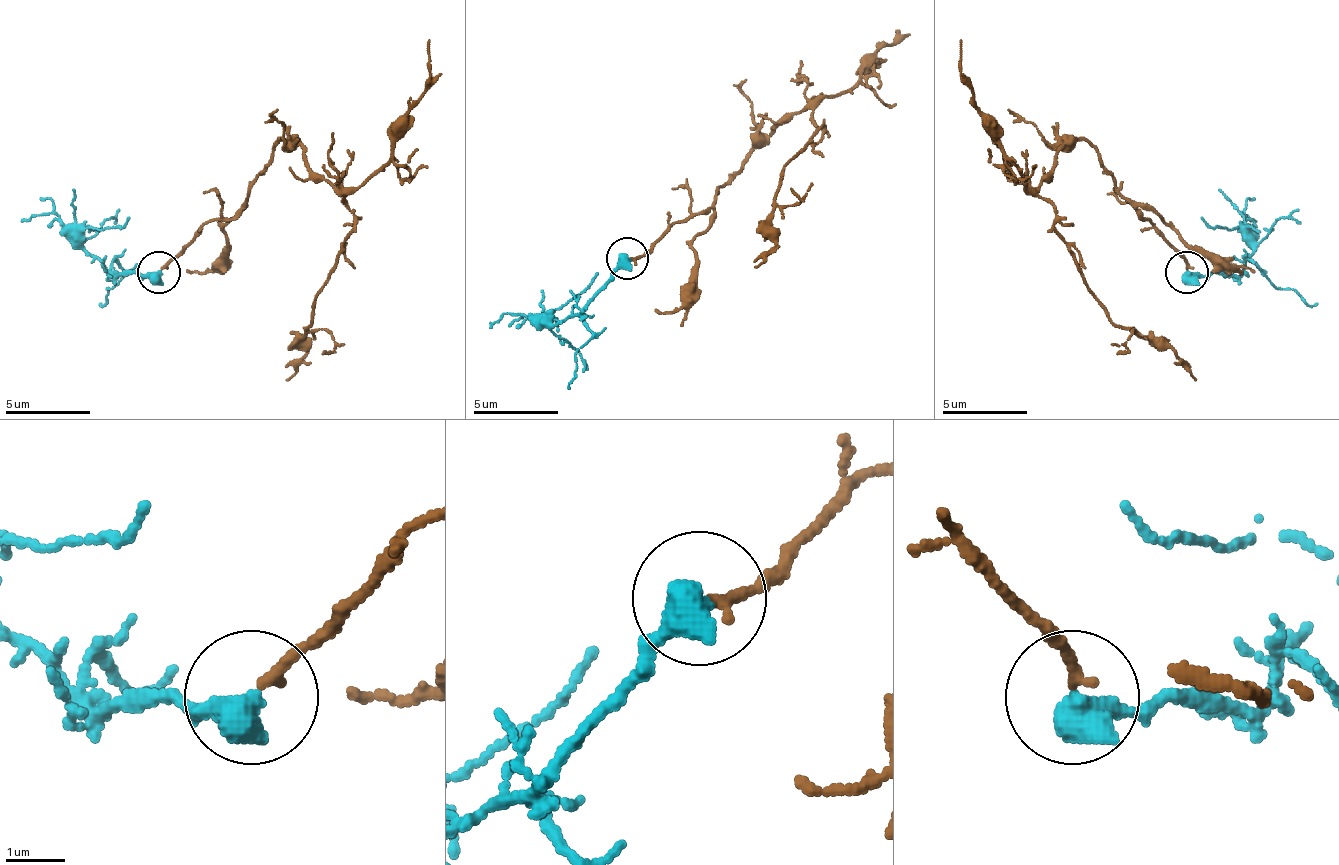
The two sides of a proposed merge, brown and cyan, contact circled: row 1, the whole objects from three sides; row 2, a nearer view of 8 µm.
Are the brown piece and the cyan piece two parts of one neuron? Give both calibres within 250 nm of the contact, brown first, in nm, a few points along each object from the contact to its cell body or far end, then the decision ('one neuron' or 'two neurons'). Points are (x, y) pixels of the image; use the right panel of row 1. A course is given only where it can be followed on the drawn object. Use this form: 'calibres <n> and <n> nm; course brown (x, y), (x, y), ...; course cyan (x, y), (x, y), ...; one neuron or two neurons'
calibres 190 and 650 nm; course brown (1186, 269), (1084, 142), (1071, 142), (1038, 188), (1055, 210), (1055, 231), (1105, 315), (1156, 336), (1194, 379); course cyan (1186, 273), (1240, 273), (1249, 256), (1240, 214), (1257, 222); one neuron

